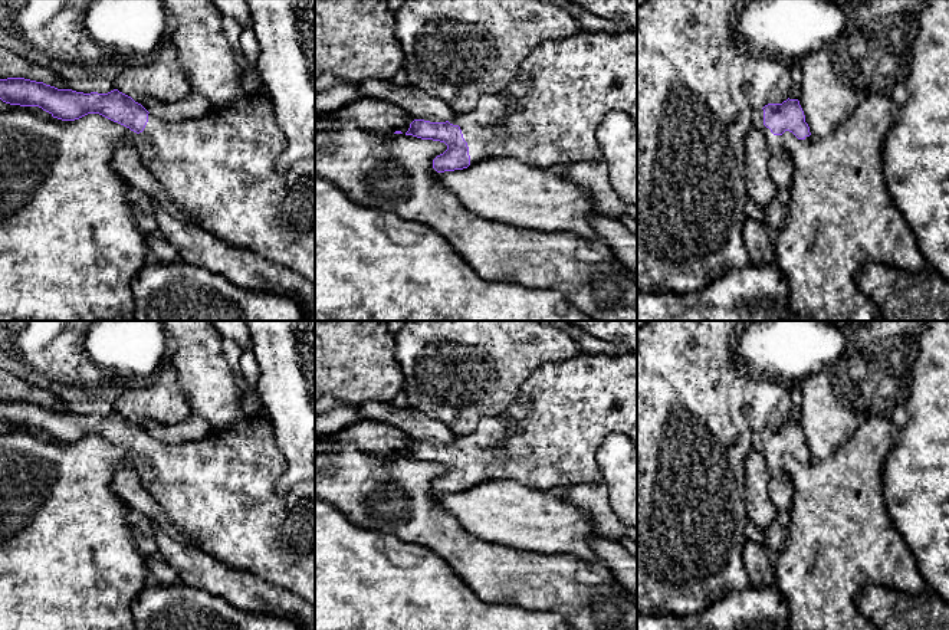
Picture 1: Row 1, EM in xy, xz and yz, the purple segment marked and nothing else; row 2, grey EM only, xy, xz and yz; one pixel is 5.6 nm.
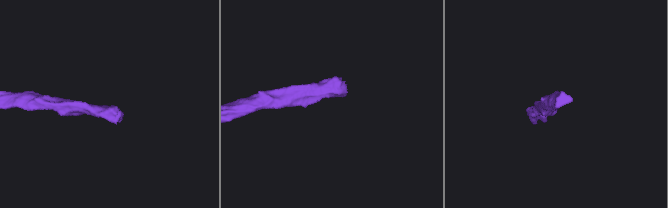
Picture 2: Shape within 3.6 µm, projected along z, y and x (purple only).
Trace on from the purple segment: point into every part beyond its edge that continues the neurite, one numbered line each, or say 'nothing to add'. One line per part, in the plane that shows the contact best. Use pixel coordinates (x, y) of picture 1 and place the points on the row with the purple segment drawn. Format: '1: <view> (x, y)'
1: xz (548, 117)

